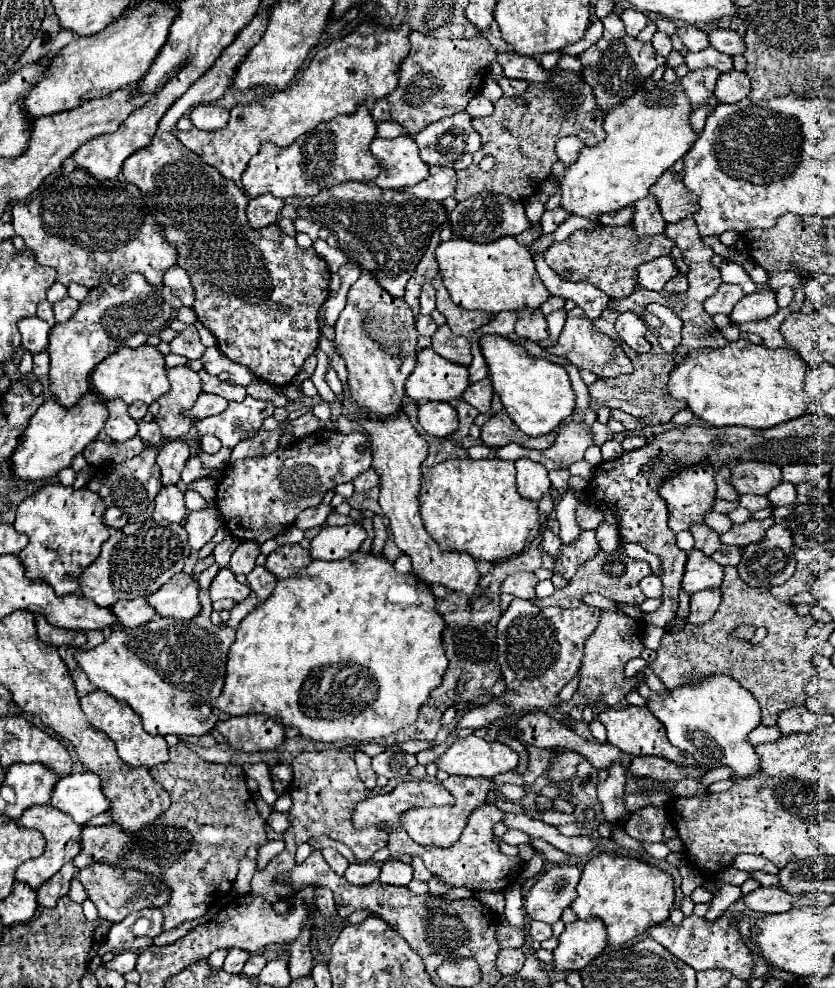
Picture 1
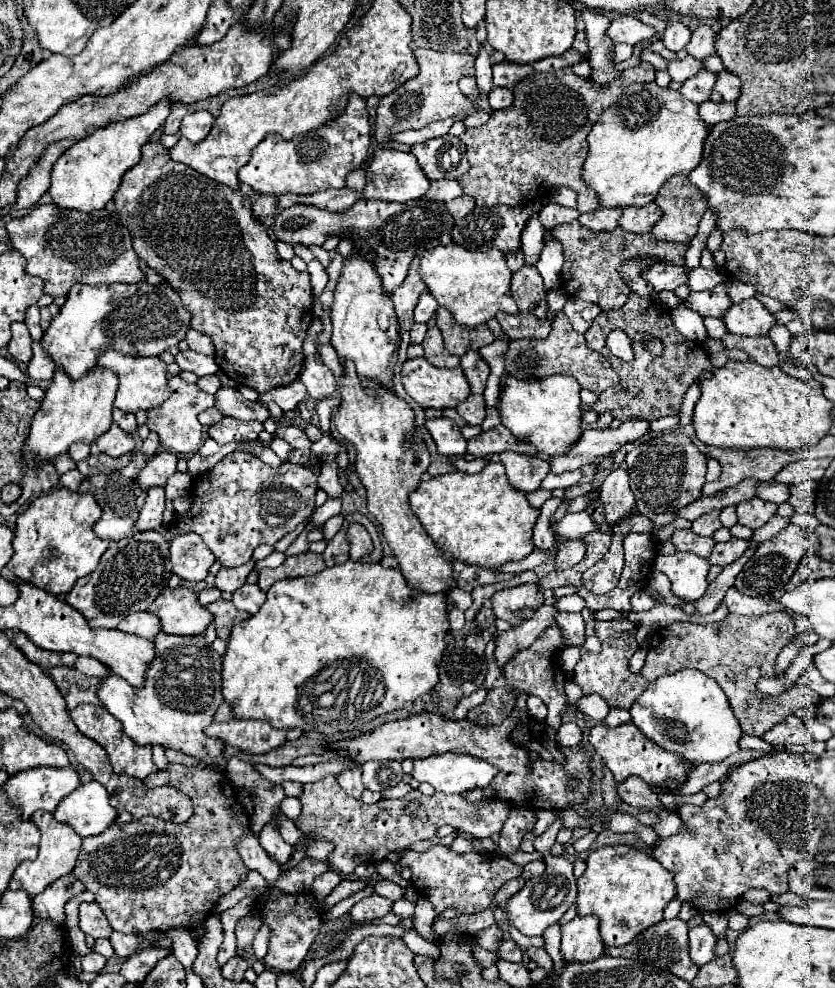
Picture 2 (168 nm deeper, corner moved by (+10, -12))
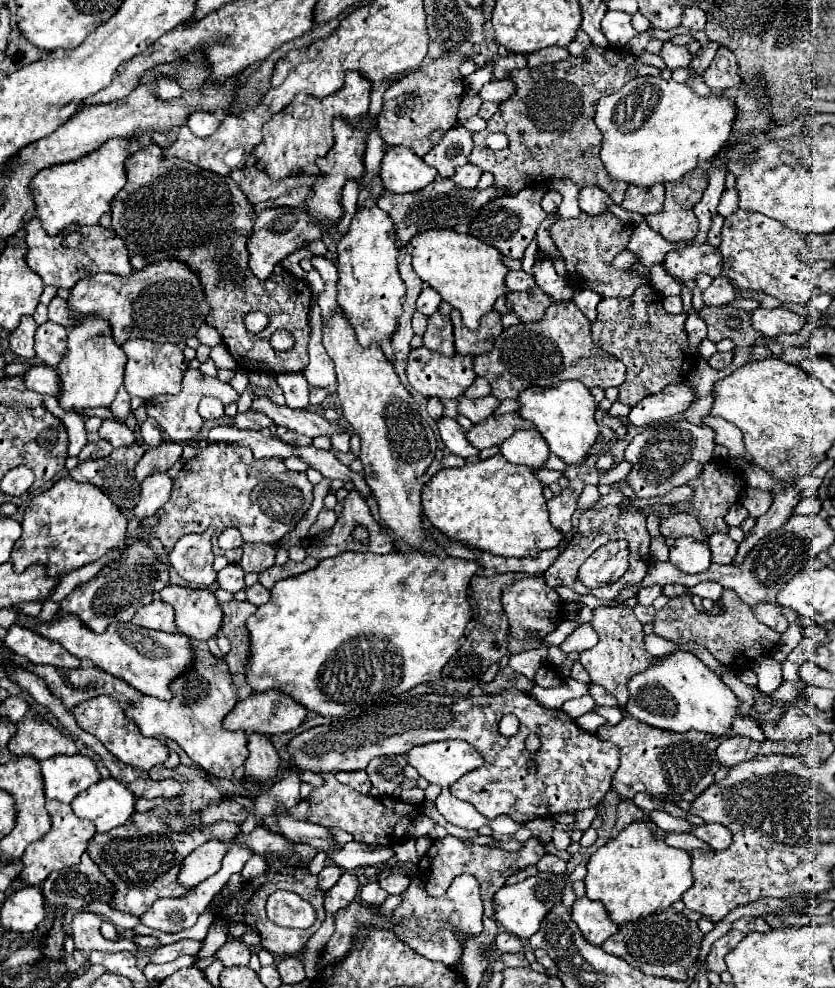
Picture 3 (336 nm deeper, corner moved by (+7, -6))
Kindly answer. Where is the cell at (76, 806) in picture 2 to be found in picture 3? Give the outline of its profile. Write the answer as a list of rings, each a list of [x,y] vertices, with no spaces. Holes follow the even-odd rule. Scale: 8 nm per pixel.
[[[107,778],[81,792],[71,806],[77,816],[93,820],[97,832],[109,832],[131,818],[135,812],[135,796],[119,780]]]

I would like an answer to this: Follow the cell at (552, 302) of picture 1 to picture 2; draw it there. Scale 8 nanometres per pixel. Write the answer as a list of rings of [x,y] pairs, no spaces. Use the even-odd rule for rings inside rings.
[[[524,264],[518,272],[514,272],[512,296],[522,312],[532,312],[538,318],[548,316],[546,288],[544,288],[542,276],[534,264]]]

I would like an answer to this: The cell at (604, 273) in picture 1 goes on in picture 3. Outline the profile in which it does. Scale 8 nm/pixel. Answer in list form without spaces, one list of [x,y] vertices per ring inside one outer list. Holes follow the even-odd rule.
[[[581,212],[577,218],[557,220],[551,228],[551,240],[565,258],[567,264],[567,282],[573,290],[593,290],[601,298],[629,298],[633,292],[647,284],[647,278],[635,272],[621,272],[611,266],[613,258],[623,252],[629,244],[633,226],[629,222],[619,220],[611,212],[603,212],[601,216],[589,216]]]

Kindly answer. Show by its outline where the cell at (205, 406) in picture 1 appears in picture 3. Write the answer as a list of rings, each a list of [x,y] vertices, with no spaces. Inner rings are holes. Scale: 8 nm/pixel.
[[[211,396],[203,398],[201,404],[199,404],[199,414],[203,418],[221,418],[223,416],[223,404],[221,404],[221,400],[211,398]]]

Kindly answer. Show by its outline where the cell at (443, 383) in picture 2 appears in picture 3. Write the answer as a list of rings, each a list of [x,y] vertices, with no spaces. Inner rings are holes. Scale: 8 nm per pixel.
[[[425,346],[415,348],[409,352],[409,360],[407,360],[407,378],[409,384],[423,396],[431,398],[459,398],[463,394],[463,390],[467,390],[473,382],[475,382],[475,372],[473,372],[473,356],[443,356],[439,352],[433,352]]]

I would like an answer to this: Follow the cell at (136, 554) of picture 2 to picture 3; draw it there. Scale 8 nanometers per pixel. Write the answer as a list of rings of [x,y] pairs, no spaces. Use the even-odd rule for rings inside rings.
[[[137,540],[133,546],[121,550],[121,558],[117,560],[117,568],[113,568],[105,576],[95,576],[93,580],[85,582],[81,588],[75,588],[65,600],[61,600],[61,608],[57,616],[73,614],[77,616],[91,632],[105,632],[107,626],[115,622],[129,622],[133,614],[149,604],[155,596],[155,582],[157,572],[161,568],[161,562],[151,546],[147,546],[143,540]]]

